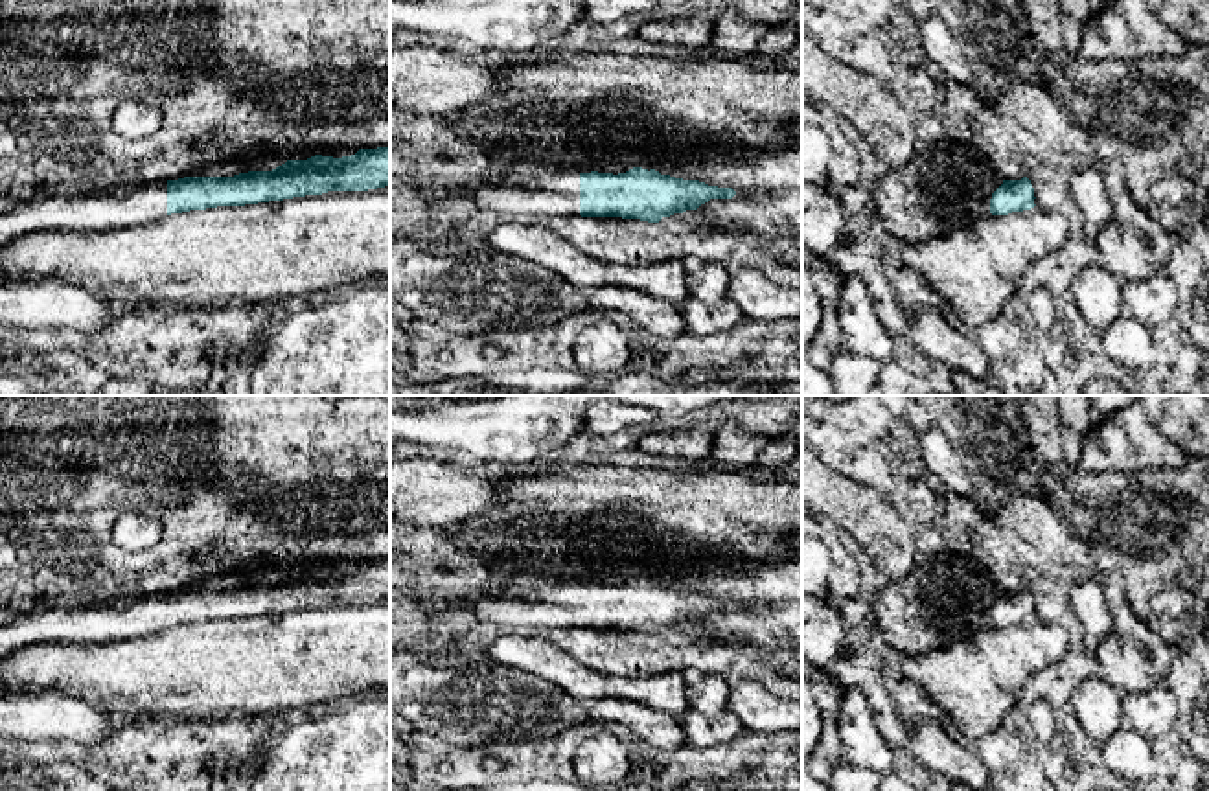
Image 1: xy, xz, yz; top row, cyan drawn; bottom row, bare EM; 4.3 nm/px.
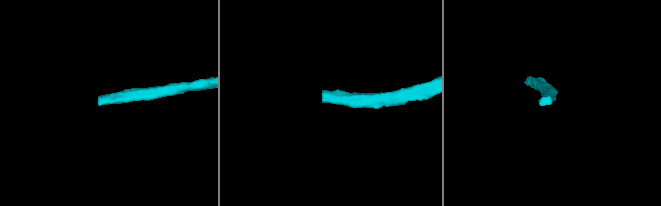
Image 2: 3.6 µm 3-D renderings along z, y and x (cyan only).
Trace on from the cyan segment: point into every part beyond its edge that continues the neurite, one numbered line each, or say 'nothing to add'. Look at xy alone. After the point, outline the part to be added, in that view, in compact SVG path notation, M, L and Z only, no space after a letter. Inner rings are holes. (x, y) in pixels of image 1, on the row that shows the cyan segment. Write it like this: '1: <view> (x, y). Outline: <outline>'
1: xy (126, 205). Outline: M167 180L118 184L24 202L0 213L0 248L39 232L103 232L167 215Z

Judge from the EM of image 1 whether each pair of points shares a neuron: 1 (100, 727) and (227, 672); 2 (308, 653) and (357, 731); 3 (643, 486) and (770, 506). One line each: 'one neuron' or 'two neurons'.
1: two neurons
2: two neurons
3: one neuron

